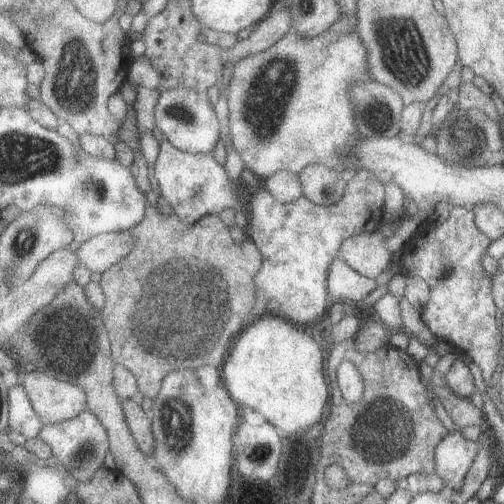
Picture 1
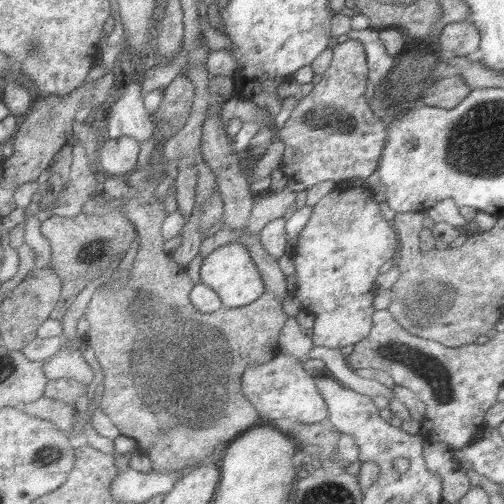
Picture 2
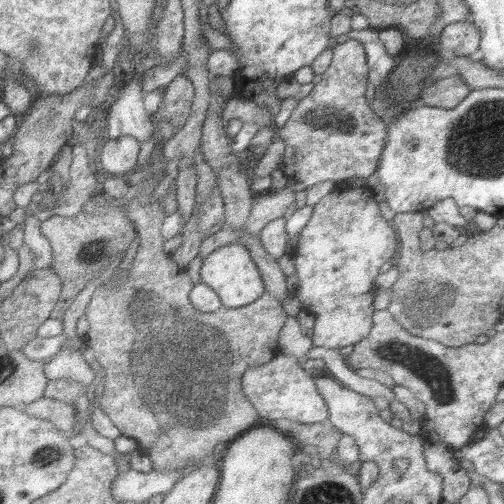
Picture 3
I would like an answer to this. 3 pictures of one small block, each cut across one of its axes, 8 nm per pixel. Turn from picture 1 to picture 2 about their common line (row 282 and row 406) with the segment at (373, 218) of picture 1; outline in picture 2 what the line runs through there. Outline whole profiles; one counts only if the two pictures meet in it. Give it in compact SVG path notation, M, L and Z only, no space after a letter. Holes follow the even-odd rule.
M279 352L267 364L251 364L243 374L245 396L267 414L275 412L277 418L299 418L301 424L321 424L321 420L331 416L327 398L319 390L319 380L315 372L303 368L303 362L289 352Z

